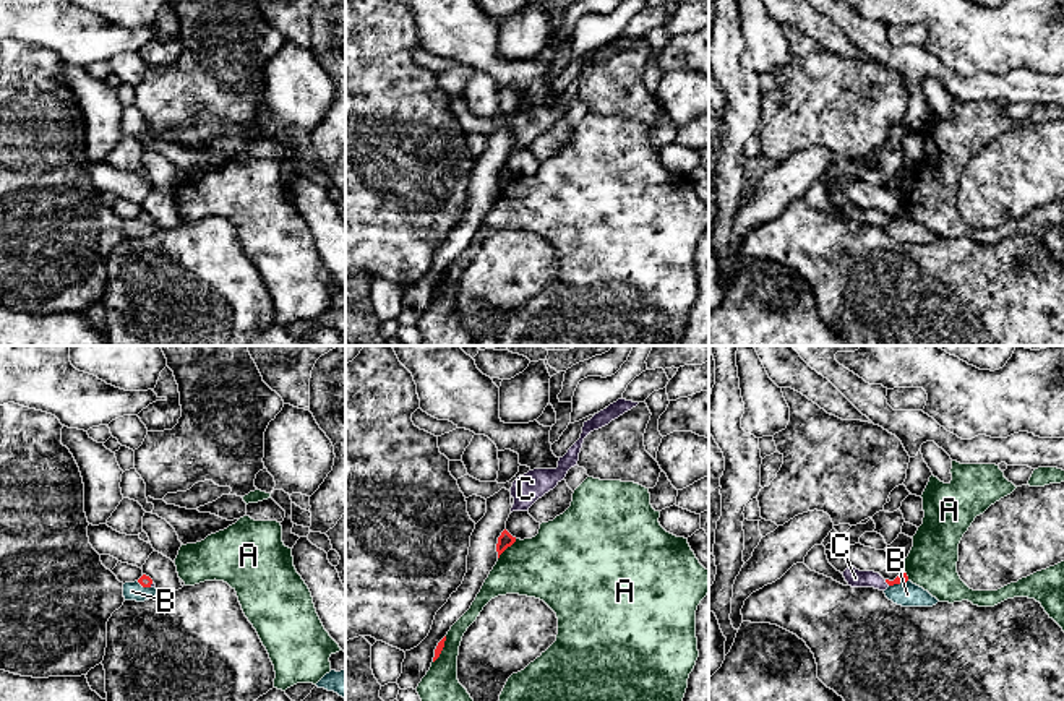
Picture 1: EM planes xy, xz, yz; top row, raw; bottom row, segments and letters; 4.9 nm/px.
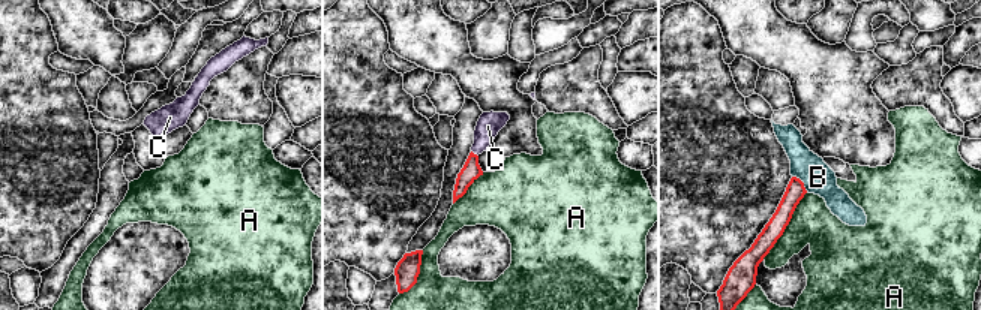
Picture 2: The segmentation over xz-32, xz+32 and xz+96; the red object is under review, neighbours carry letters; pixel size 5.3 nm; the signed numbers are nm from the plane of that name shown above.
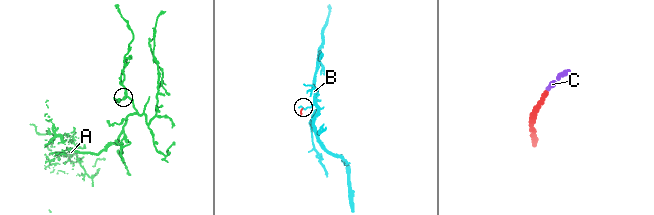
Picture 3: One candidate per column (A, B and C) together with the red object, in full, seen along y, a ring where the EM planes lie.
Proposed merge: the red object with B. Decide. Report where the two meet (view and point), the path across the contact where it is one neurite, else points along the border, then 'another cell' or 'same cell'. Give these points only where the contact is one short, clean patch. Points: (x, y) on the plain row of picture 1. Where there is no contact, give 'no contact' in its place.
meets red in yz at (897, 219); border along yz (907, 216), (889, 223); another cell

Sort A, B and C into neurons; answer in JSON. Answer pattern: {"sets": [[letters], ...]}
{"sets": [["A"], ["B"], ["C"]]}

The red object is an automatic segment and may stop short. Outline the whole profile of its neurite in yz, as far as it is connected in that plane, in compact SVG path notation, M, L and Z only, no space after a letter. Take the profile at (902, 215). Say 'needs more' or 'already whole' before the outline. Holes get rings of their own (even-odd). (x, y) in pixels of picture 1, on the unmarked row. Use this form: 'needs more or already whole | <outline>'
needs more | M852 201L842 211L848 219L848 222L852 224L874 224L879 227L886 227L889 222L908 217L908 213L905 208L900 208L900 211L894 217L889 217L889 216L884 216L879 209L860 208Z

